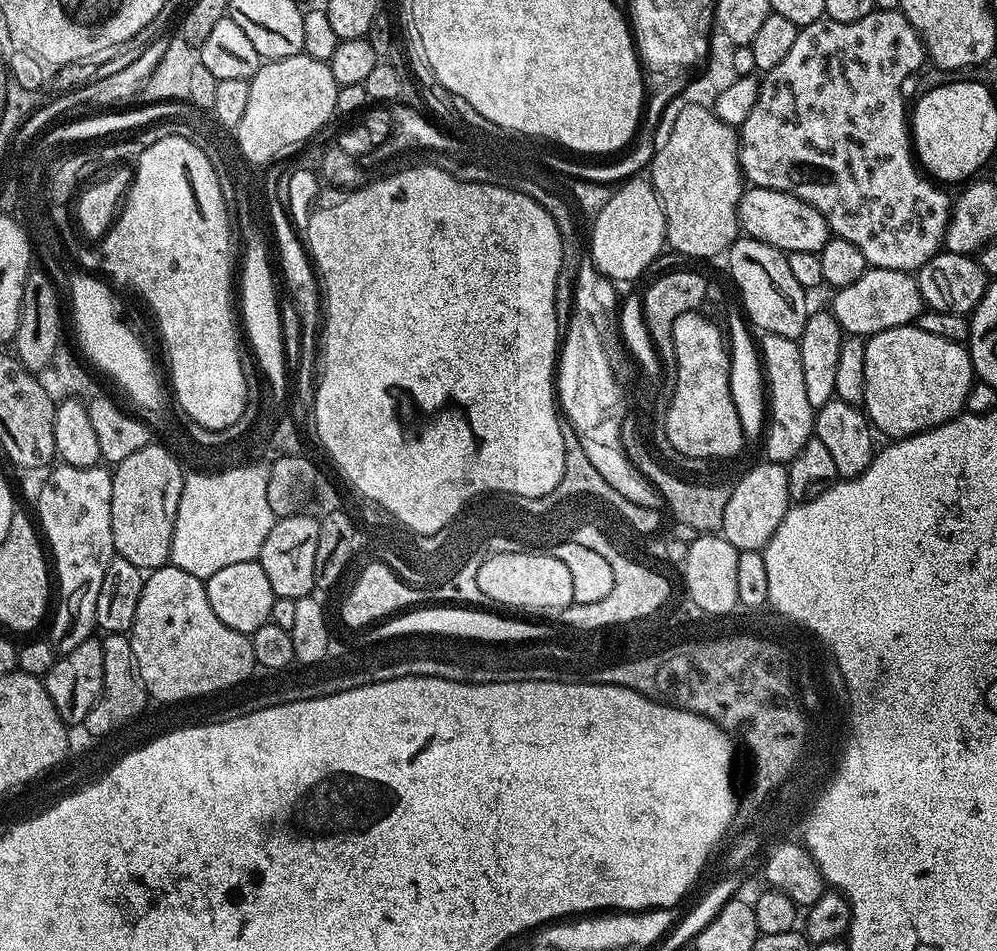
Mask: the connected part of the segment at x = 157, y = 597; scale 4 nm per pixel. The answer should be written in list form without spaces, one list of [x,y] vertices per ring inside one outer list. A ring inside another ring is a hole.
[[[165,566],[147,573],[142,598],[138,598],[130,639],[136,670],[144,689],[153,701],[160,700],[156,702],[161,705],[174,704],[178,700],[195,700],[198,696],[208,696],[211,692],[243,684],[253,675],[252,668],[257,667],[251,639],[245,633],[226,626],[222,618],[214,614],[205,581],[194,574],[186,574],[186,570],[181,568]]]

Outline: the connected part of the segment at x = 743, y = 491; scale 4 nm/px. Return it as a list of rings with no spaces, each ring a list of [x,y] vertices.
[[[780,462],[763,463],[754,465],[736,485],[733,483],[730,488],[722,535],[740,552],[763,549],[790,507],[785,465]]]

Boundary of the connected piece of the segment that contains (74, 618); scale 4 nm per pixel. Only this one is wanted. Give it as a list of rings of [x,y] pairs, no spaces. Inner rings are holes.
[[[61,463],[59,467],[53,467],[47,473],[48,481],[40,488],[36,508],[40,511],[38,524],[42,529],[43,539],[54,561],[55,579],[56,576],[60,579],[64,608],[68,611],[68,624],[76,628],[83,616],[88,622],[95,621],[98,606],[96,592],[102,590],[102,578],[106,578],[106,570],[116,550],[110,518],[112,472],[100,464],[83,468]],[[87,592],[88,601],[80,600],[80,596]]]

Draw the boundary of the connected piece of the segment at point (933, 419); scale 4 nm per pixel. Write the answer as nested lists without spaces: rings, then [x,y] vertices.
[[[911,323],[877,332],[866,343],[863,411],[877,433],[903,438],[959,416],[974,383],[972,358],[964,344],[930,334]]]

